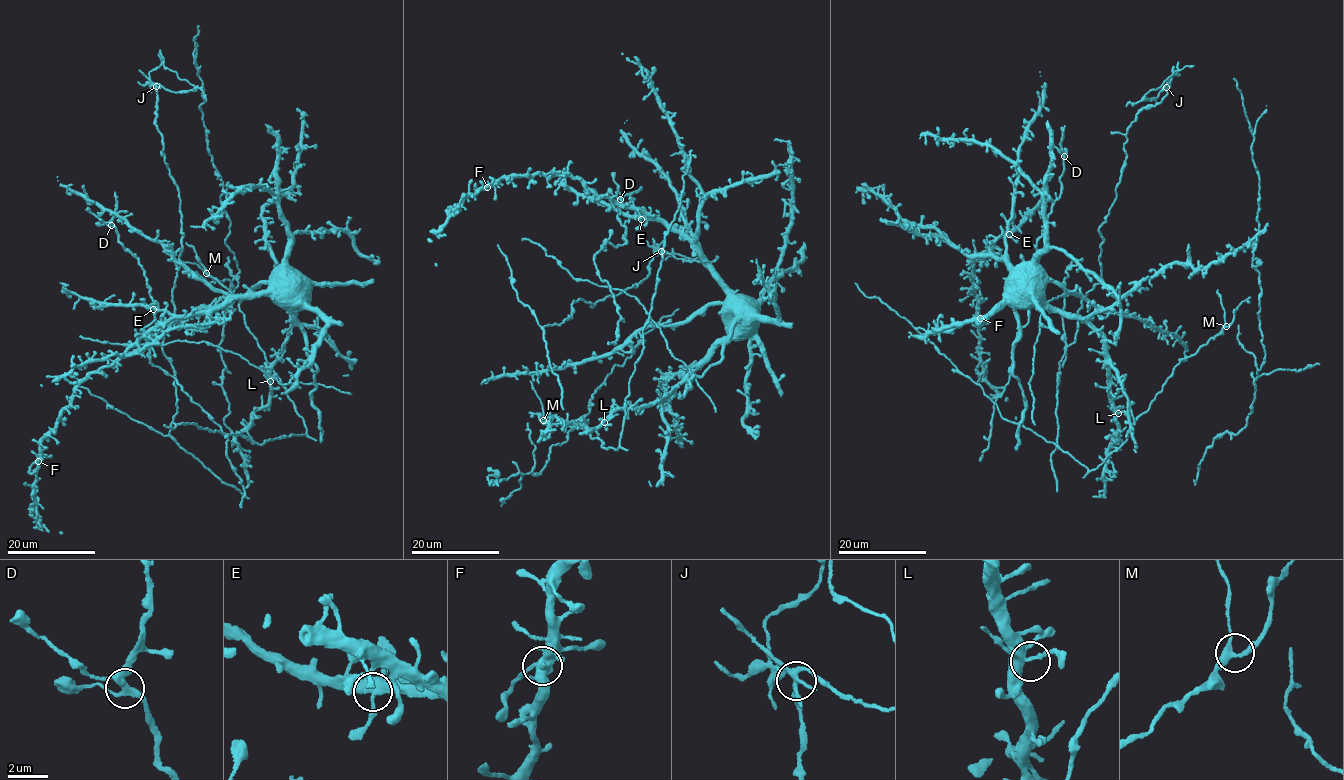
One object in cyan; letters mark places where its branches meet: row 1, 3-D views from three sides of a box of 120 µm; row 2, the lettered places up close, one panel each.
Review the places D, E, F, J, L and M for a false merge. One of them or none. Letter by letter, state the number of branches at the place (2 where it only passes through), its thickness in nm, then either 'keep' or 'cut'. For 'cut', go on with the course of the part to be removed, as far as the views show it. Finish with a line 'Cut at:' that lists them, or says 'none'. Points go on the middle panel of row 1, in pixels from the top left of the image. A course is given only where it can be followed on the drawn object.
D: 4 | 280 nm | keep
E: 5 | 400 nm | keep
F: 6 | 420 nm | keep
J: 6 | 260 nm | cut | (661, 250), (685, 261), (710, 262), (718, 258)
L: 4 | 360 nm | keep
M: 3 | 280 nm | keep
Cut at: J

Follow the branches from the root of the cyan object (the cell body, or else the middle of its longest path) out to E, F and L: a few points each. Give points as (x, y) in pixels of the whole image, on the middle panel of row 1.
E: (737, 299), (713, 265), (686, 237), (665, 223), (644, 216), (641, 219)
F: (737, 299), (686, 237), (594, 193), (569, 174), (550, 177), (541, 172), (503, 178), (487, 187)
L: (737, 299), (728, 304), (728, 336), (714, 347), (702, 363), (654, 404), (617, 410), (604, 422)

